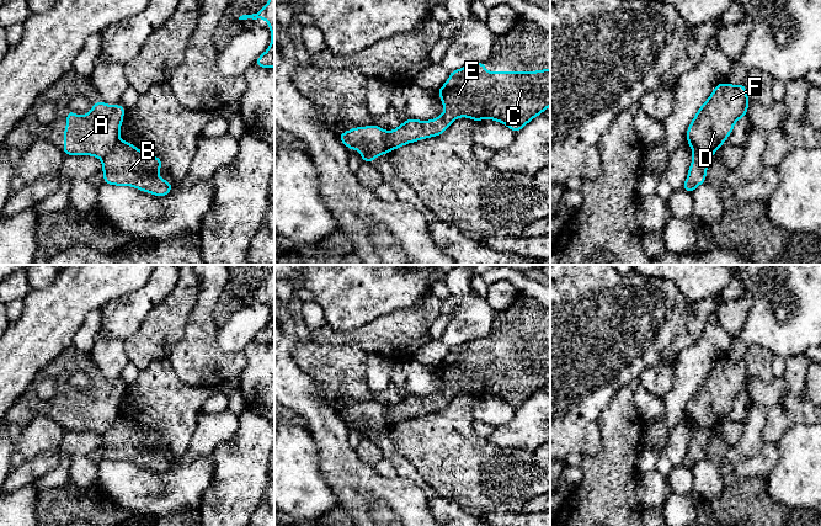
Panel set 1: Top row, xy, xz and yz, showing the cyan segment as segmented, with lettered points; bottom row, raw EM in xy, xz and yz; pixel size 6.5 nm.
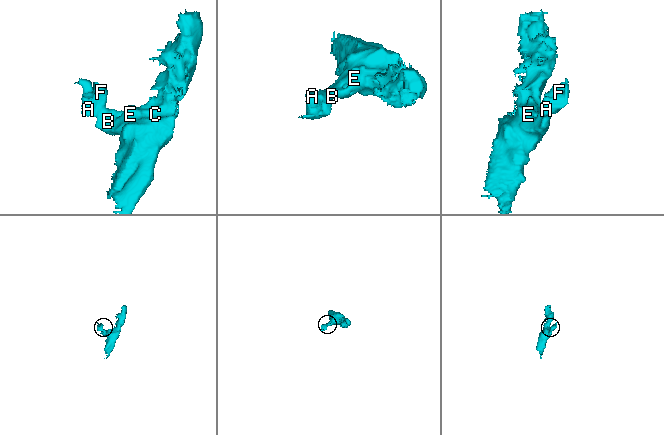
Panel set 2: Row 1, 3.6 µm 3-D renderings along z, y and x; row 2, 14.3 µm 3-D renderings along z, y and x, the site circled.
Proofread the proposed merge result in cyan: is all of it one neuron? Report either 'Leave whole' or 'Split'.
Split

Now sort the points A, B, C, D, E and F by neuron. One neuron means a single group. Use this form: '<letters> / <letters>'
A D F / B C E

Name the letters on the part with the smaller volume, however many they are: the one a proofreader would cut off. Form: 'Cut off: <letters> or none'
Cut off: A, D, F

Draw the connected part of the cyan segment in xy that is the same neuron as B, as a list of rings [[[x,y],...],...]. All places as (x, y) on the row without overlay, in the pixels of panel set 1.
[[[119,415],[114,425],[102,435],[103,459],[132,462],[139,467],[164,473],[174,463],[167,456],[160,453],[158,450],[160,443],[164,443],[164,440],[159,432]]]

